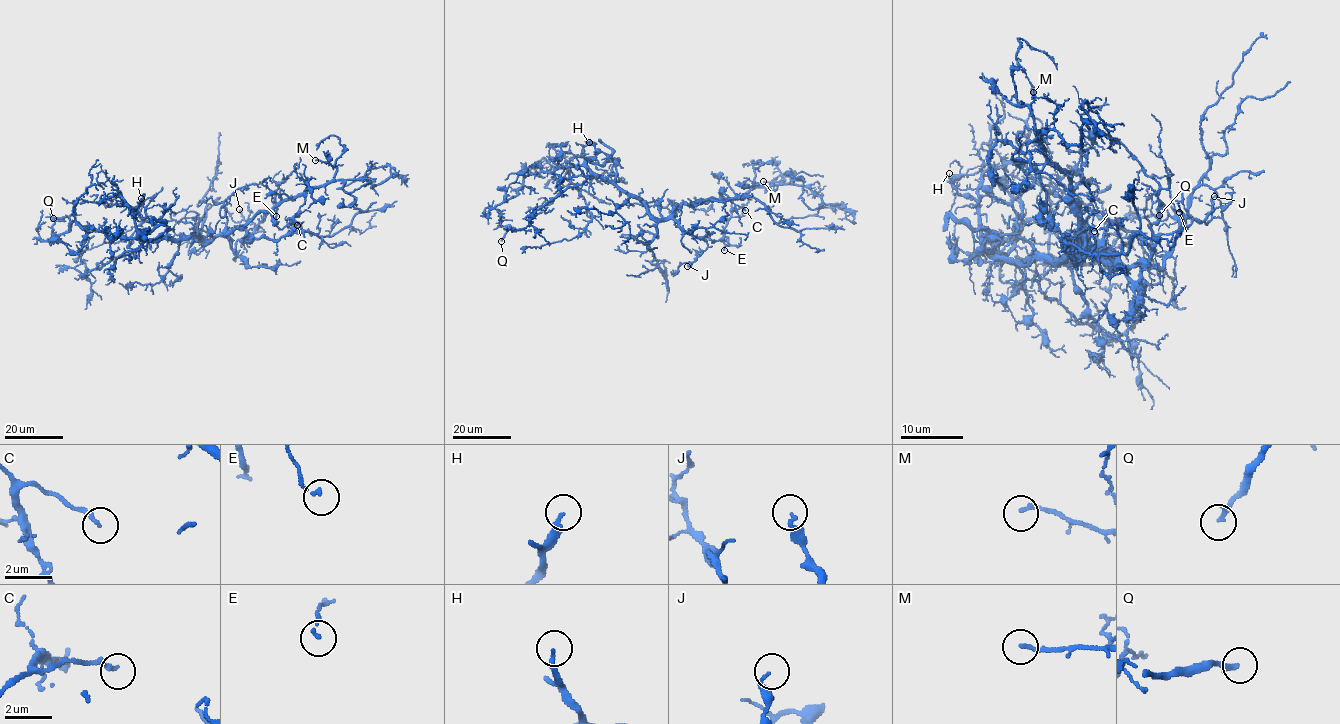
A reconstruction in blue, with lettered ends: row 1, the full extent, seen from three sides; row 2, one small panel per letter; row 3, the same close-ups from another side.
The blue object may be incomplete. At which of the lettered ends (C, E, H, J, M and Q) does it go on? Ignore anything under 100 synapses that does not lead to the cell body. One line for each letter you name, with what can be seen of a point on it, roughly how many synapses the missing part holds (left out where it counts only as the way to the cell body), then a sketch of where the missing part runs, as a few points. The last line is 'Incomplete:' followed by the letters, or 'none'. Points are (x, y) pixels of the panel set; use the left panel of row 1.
H: (141, 198)
Incomplete: H

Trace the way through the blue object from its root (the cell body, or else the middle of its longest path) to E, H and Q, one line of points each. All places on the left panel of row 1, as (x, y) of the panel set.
E: (201, 238), (212, 241), (224, 235), (234, 249), (235, 243), (245, 240), (275, 206), (276, 216)
H: (201, 238), (194, 235), (181, 238), (141, 238), (134, 219), (134, 210), (141, 198)
Q: (201, 238), (109, 236), (74, 220), (66, 232), (47, 241), (52, 219), (61, 219), (53, 218)

